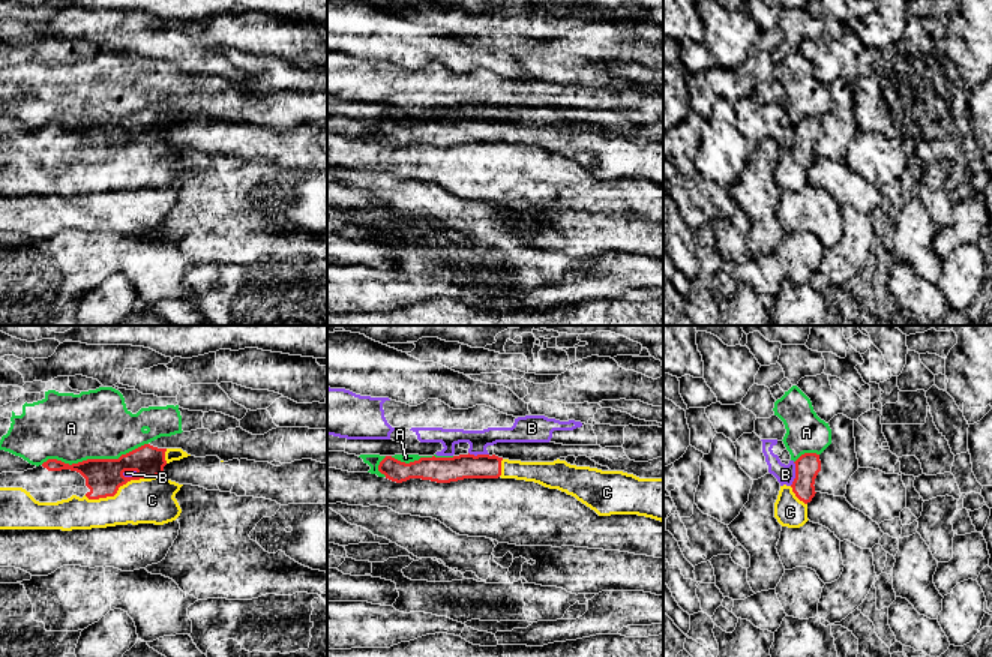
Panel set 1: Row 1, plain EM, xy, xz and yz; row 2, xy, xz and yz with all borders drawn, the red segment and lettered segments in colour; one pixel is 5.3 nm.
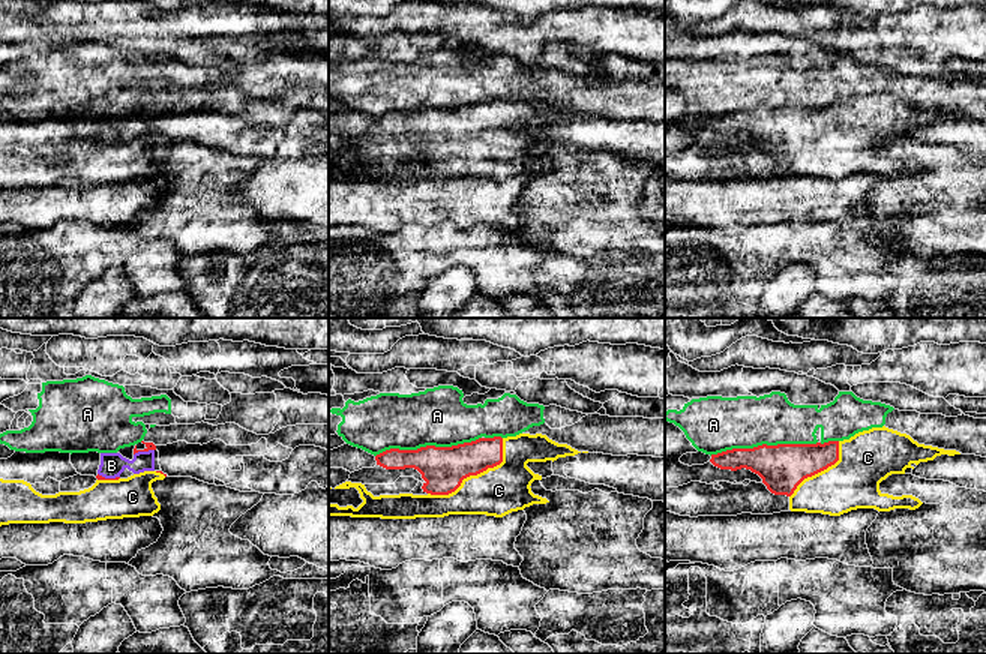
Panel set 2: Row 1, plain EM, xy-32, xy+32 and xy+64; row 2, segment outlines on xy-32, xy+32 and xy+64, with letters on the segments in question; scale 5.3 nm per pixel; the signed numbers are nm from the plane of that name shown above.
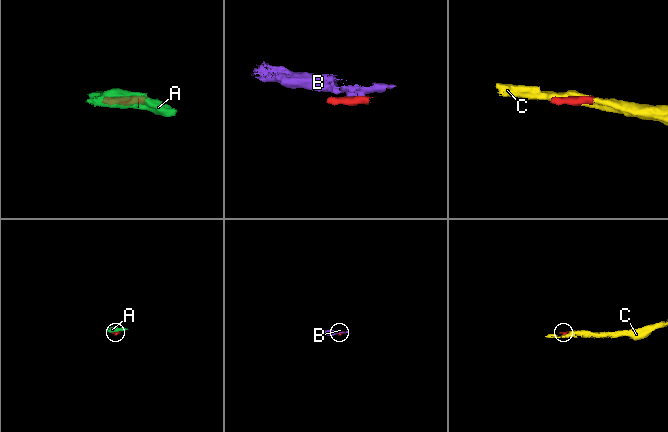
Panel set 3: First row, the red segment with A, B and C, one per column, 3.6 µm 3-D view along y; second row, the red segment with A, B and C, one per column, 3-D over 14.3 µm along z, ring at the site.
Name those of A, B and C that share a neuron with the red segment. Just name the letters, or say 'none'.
C

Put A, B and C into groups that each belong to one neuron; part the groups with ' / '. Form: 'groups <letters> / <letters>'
groups A / B / C

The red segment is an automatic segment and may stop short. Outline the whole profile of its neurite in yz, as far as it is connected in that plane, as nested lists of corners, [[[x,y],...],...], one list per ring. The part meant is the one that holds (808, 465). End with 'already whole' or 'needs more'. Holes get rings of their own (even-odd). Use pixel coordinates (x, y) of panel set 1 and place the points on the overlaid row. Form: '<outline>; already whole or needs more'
[[[804,453],[795,462],[795,478],[791,486],[780,486],[774,502],[774,518],[782,526],[800,528],[807,519],[807,504],[815,496],[815,478],[821,471],[819,454]]]; needs more

